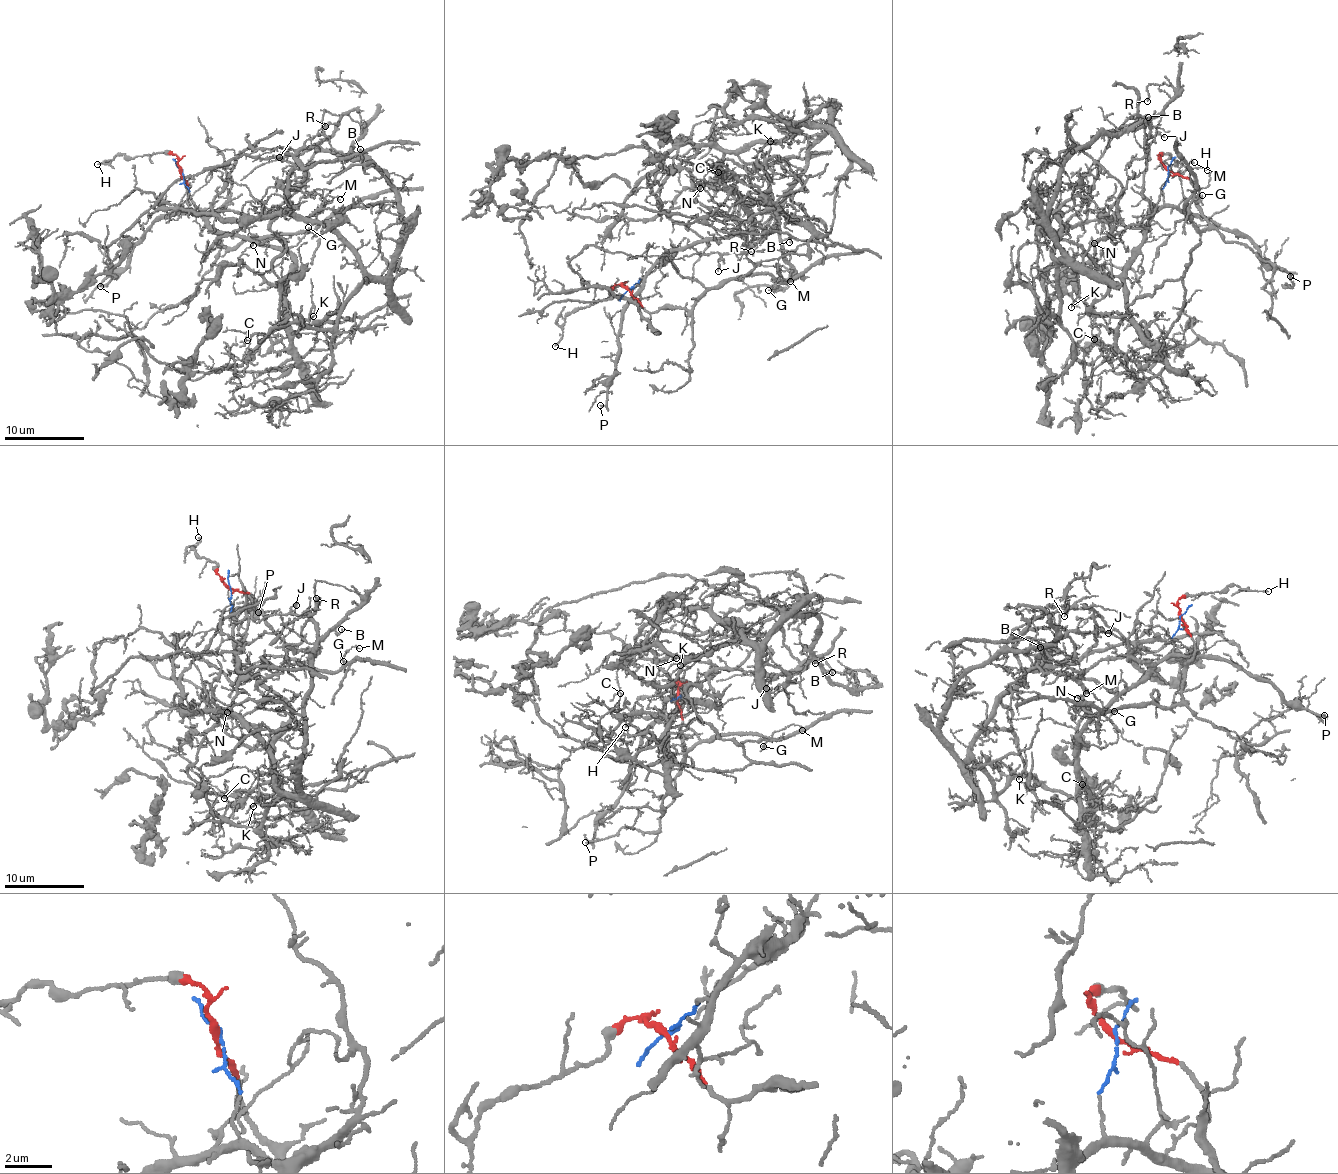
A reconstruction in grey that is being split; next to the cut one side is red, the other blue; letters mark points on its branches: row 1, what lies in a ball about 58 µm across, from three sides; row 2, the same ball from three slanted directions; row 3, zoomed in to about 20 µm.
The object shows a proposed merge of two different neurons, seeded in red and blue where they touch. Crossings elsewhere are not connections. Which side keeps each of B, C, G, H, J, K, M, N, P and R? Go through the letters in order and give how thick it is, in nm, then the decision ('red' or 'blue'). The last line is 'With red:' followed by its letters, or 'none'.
B: 110 nm | blue
C: 100 nm | blue
G: 110 nm | red
H: 120 nm | red
J: 130 nm | blue
K: 110 nm | blue
M: 110 nm | red
N: 120 nm | blue
P: 150 nm | blue
R: 100 nm | blue
With red: G, H, M

